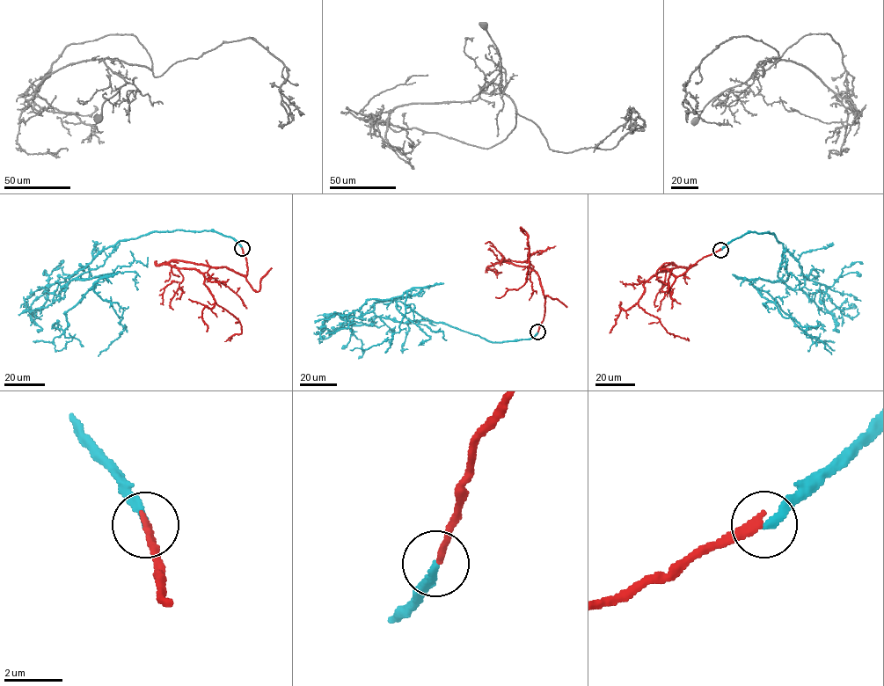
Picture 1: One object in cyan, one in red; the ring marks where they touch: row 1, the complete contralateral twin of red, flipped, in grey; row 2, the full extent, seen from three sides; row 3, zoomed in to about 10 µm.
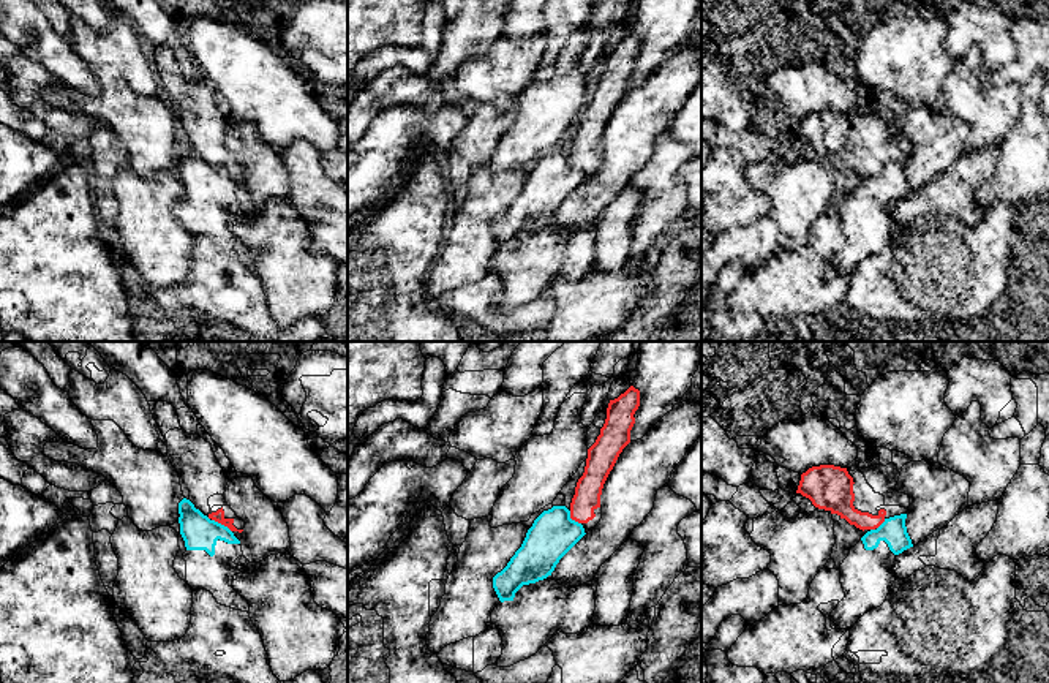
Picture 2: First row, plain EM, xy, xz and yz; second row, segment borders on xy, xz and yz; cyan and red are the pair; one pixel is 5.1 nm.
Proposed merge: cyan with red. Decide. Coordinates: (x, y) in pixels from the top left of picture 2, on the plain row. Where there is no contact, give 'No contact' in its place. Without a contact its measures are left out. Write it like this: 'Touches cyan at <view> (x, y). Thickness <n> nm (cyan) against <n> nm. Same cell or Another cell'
Touches cyan at xy (220, 169). Thickness 180 nm (cyan) against 60 nm. Another cell

